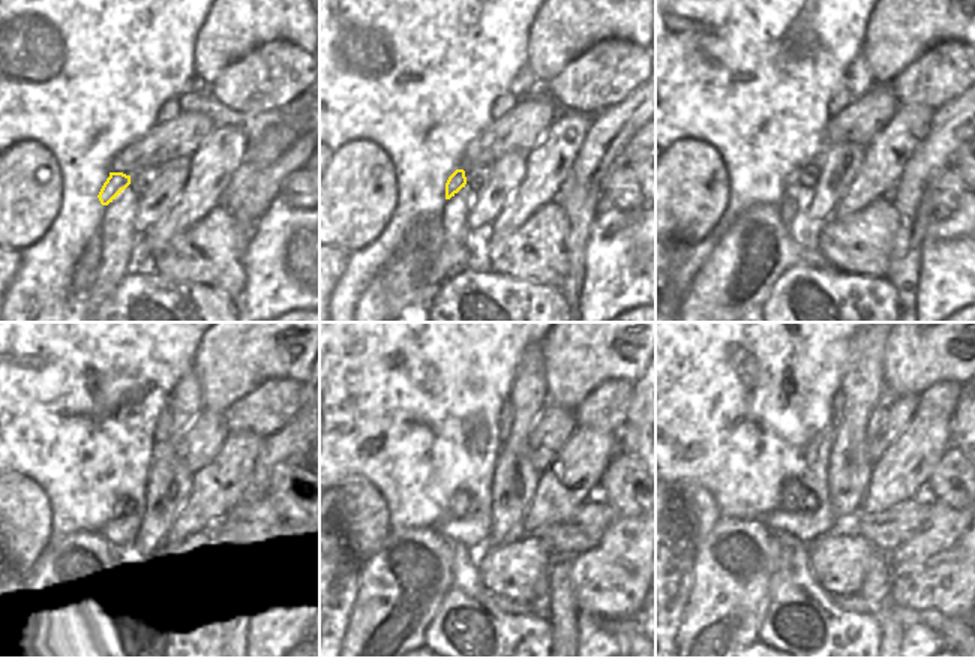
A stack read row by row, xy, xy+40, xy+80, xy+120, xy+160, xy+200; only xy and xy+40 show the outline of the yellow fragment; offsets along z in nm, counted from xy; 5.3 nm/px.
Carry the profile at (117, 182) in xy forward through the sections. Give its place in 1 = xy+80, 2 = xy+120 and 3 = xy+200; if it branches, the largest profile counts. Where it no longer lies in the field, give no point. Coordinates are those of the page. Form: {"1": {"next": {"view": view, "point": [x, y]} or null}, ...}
{"1": {"next": {"view": "xy+80", "point": [794, 177]}}, "2": {"next": {"view": "xy+120", "point": [123, 508]}}, "3": {"next": {"view": "xy+200", "point": [792, 492]}}}

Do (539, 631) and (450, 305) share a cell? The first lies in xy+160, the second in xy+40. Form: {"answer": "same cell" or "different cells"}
{"answer": "same cell"}

